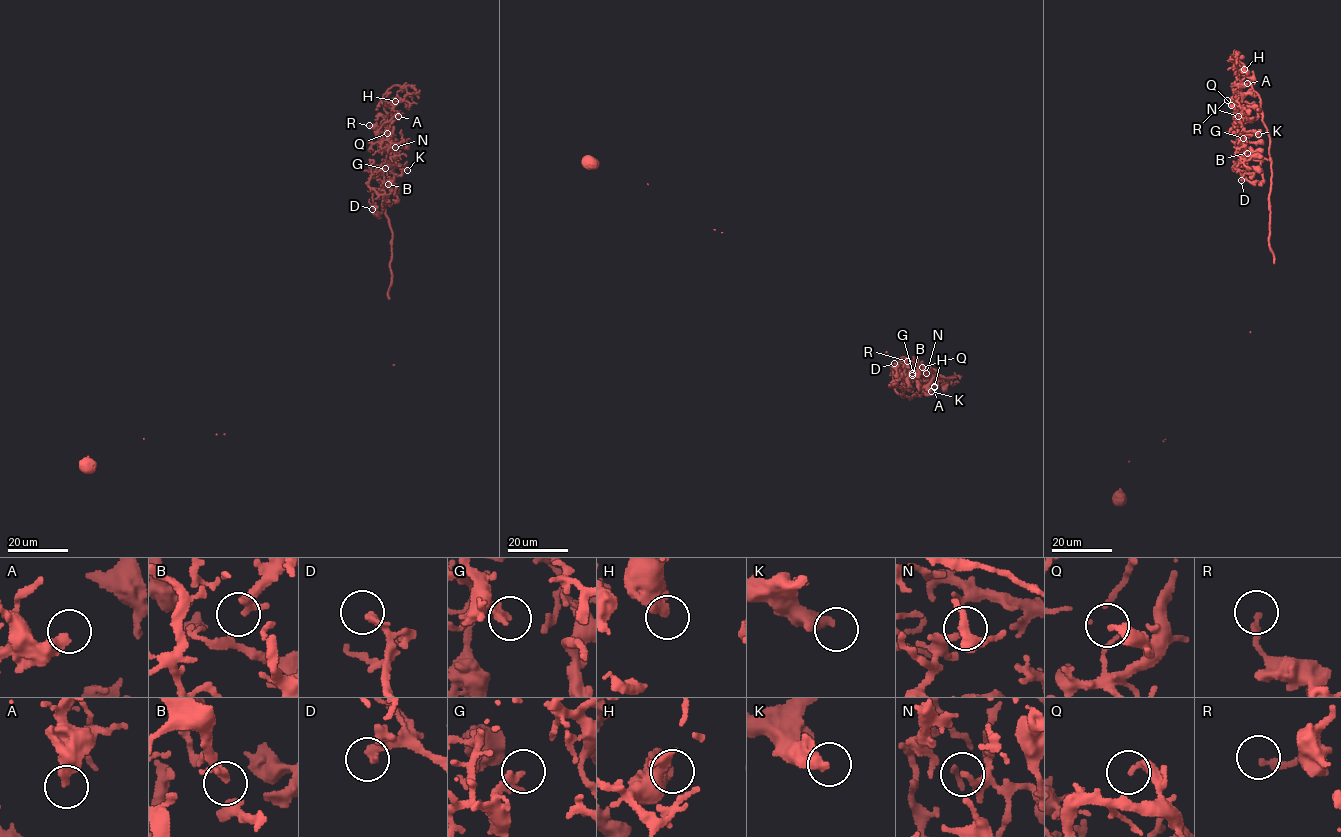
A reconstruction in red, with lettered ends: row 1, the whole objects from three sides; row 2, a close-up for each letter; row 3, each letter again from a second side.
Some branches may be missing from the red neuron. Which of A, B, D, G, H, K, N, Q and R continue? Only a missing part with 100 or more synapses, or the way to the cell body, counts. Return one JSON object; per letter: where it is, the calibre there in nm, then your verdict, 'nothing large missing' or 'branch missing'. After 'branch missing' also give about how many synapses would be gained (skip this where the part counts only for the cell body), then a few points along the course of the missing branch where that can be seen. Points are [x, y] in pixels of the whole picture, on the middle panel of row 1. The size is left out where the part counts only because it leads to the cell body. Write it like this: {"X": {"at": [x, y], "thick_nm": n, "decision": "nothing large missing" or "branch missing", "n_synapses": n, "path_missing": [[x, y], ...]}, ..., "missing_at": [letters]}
{"A": {"at": [934, 387], "thick_nm": 360, "decision": "nothing large missing"}, "B": {"at": [912, 375], "thick_nm": 200, "decision": "nothing large missing"}, "D": {"at": [894, 363], "thick_nm": 280, "decision": "branch missing", "n_synapses": 350, "path_missing": [[894, 363], [892, 358], [888, 357], [892, 363], [897, 348]]}, "G": {"at": [912, 373], "thick_nm": 240, "decision": "nothing large missing"}, "H": {"at": [934, 386], "thick_nm": 460, "decision": "nothing large missing"}, "K": {"at": [931, 391], "thick_nm": 360, "decision": "nothing large missing"}, "N": {"at": [926, 373], "thick_nm": 200, "decision": "nothing large missing"}, "Q": {"at": [922, 367], "thick_nm": 300, "decision": "nothing large missing"}, "R": {"at": [907, 361], "thick_nm": 200, "decision": "nothing large missing"}, "missing_at": ["D"]}

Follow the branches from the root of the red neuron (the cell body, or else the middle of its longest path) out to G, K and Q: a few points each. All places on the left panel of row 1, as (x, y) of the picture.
G: (393, 364), (388, 295), (392, 230), (385, 197), (369, 188), (368, 182), (385, 168)
K: (393, 364), (388, 295), (392, 230), (385, 197), (369, 188), (368, 182), (384, 162), (407, 170)
Q: (393, 364), (388, 295), (392, 230), (384, 197), (387, 149), (377, 144), (390, 137), (387, 133)

